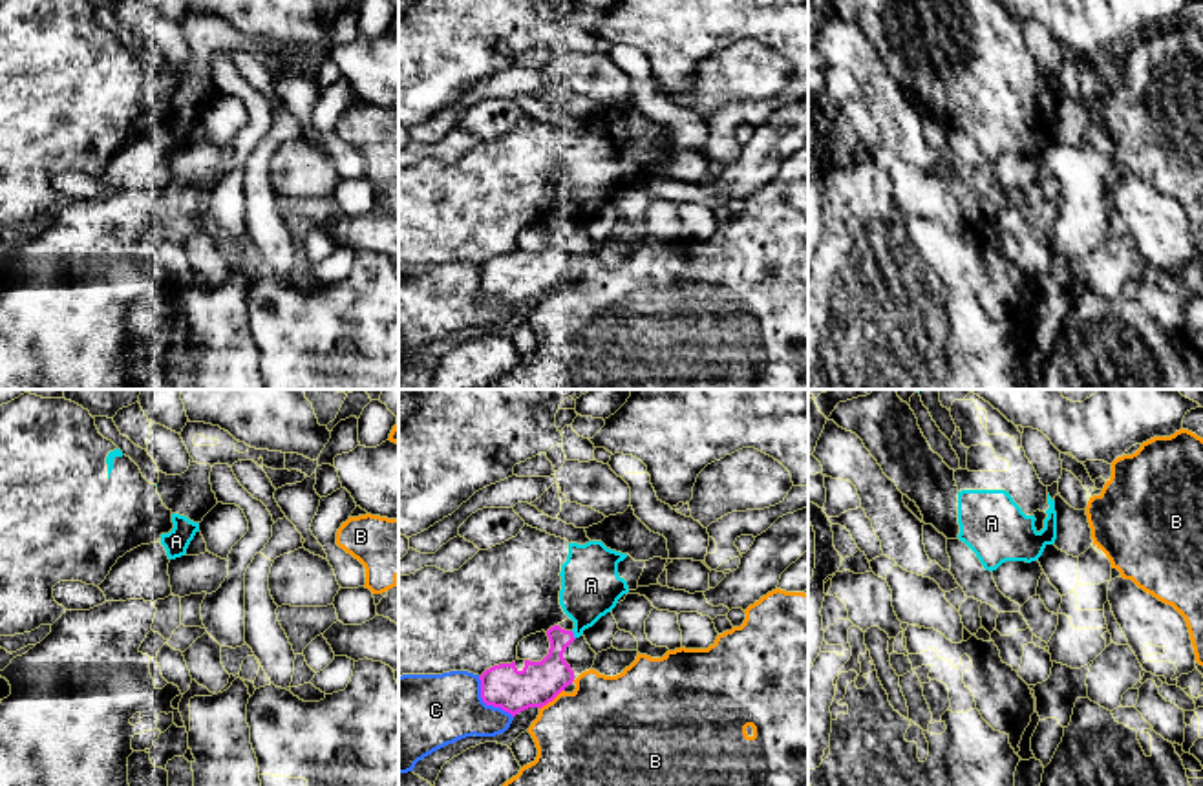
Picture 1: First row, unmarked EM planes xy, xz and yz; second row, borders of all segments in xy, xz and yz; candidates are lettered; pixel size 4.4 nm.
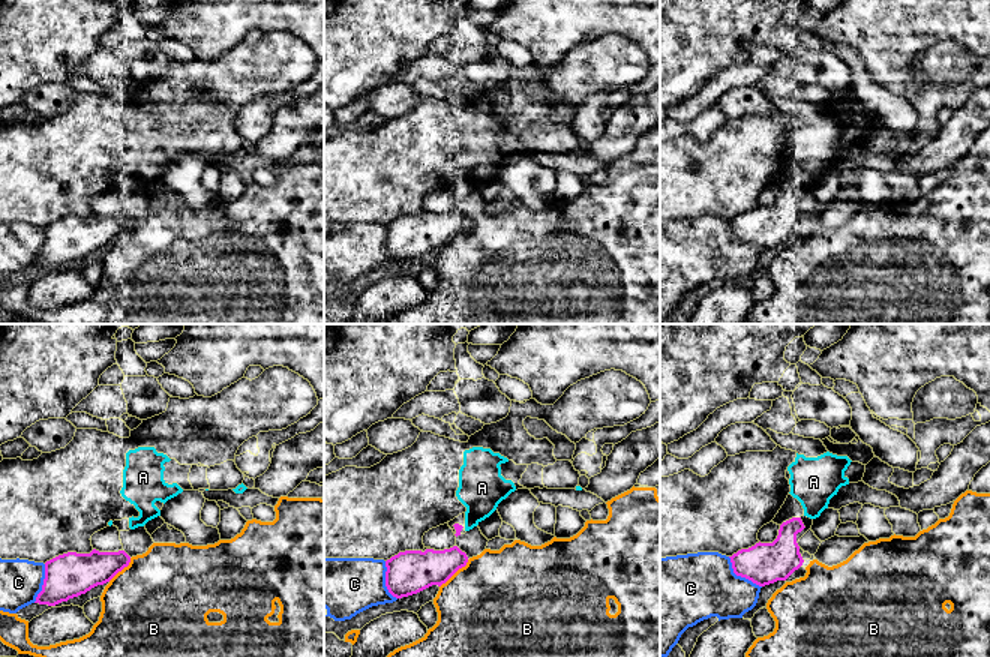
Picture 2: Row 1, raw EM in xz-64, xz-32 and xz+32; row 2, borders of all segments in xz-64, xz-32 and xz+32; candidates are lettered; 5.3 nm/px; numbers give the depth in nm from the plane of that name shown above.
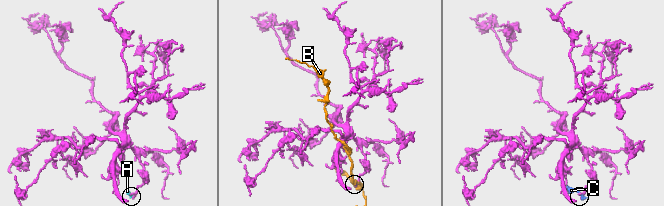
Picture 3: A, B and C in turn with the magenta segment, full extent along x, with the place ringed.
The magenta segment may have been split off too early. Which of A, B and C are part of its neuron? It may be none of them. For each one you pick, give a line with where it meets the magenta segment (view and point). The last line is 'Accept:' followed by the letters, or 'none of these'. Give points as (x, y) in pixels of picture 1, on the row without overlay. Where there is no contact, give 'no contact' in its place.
Accept: none of these

